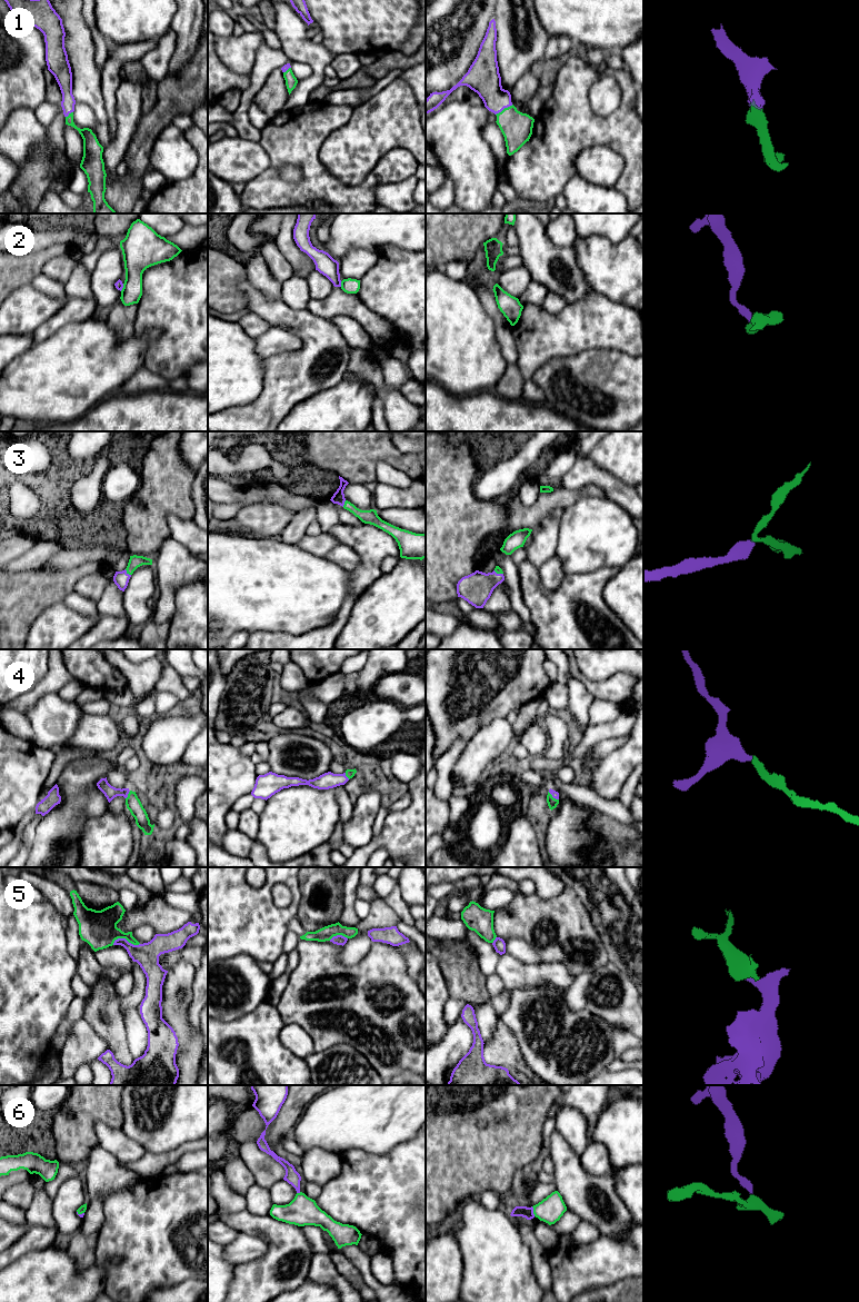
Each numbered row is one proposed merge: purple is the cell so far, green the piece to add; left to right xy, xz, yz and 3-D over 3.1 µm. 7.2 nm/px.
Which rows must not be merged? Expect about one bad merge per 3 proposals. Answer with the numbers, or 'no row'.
2

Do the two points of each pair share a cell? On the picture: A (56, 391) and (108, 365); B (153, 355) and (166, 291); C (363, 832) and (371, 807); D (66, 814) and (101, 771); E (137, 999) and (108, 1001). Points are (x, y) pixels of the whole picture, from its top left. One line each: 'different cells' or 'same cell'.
A: same cell
B: same cell
C: same cell
D: same cell
E: different cells

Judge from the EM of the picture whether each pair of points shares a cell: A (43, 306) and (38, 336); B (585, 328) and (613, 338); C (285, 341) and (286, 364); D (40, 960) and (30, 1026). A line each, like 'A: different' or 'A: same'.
A: different
B: same
C: different
D: same

